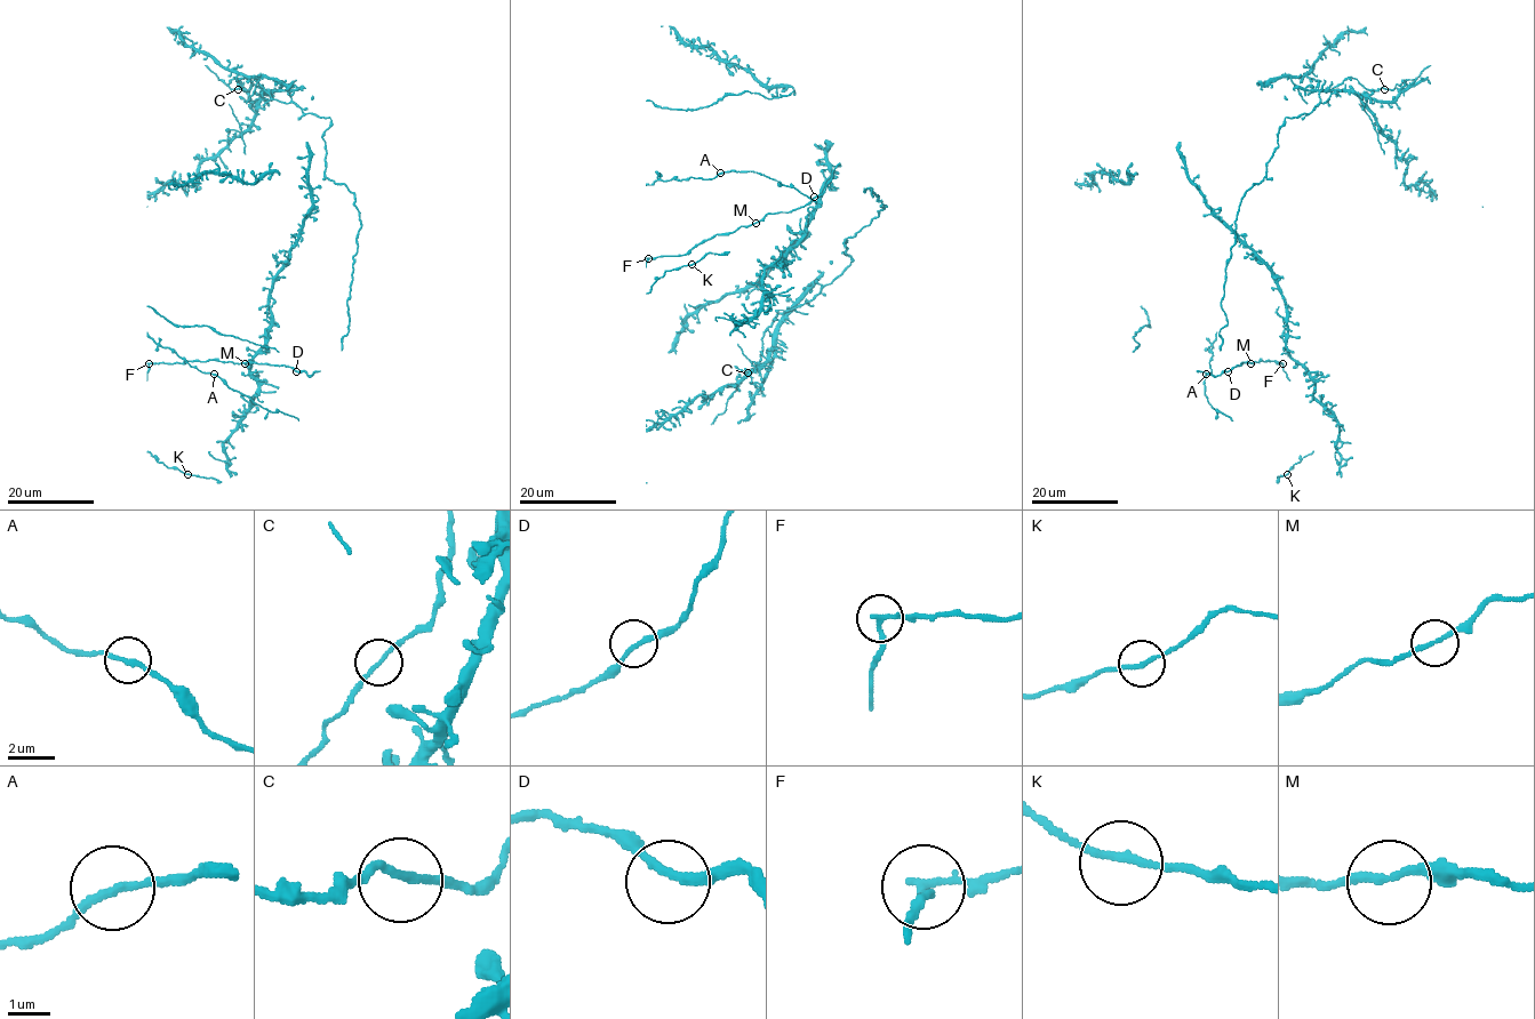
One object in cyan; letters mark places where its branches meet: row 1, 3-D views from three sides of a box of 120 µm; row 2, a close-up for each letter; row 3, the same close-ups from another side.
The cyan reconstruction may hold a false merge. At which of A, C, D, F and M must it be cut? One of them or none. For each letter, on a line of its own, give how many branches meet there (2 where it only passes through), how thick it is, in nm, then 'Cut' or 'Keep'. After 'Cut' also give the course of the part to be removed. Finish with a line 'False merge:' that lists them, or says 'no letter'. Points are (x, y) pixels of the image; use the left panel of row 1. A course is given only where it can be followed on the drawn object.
A: Branches: 2. Thickness 190 nm. Keep
C: Branches: 2. Thickness 170 nm. Keep
D: Branches: 2. Thickness 200 nm. Keep
F: Branches: 2. Thickness 180 nm. Cut
M: Branches: 2. Thickness 190 nm. Keep
False merge: F

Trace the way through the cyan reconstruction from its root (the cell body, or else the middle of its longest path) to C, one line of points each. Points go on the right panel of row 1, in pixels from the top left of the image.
C: (1231, 251), (1241, 198), (1265, 176), (1284, 119), (1308, 113), (1349, 77), (1367, 89), (1384, 89)

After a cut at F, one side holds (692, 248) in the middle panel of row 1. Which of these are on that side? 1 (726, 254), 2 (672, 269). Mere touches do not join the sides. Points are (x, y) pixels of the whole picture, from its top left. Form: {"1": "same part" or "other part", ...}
{"1": "other part", "2": "other part"}

